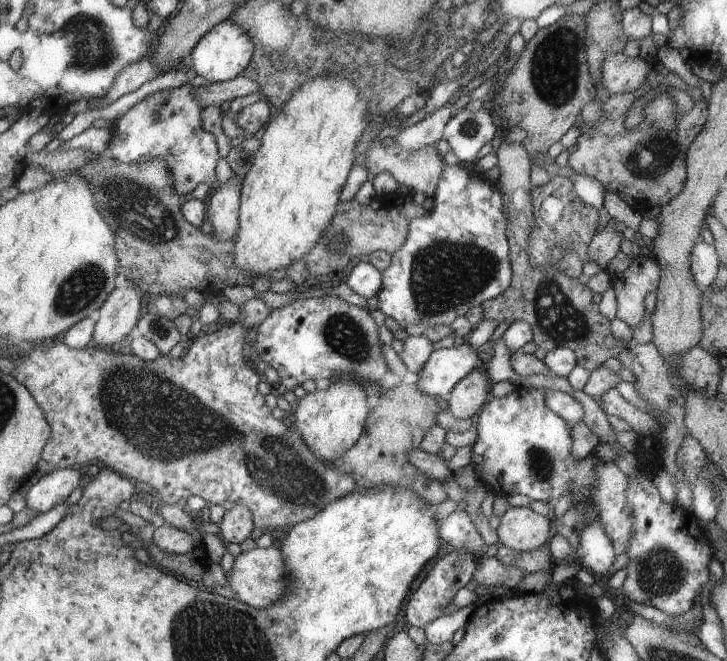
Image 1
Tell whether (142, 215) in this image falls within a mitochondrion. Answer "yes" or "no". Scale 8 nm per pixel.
yes

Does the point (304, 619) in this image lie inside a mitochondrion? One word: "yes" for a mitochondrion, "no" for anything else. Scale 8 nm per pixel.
no

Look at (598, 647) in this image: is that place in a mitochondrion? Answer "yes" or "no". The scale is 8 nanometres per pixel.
no

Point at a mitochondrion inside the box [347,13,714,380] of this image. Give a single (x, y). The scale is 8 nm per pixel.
(444, 275)

